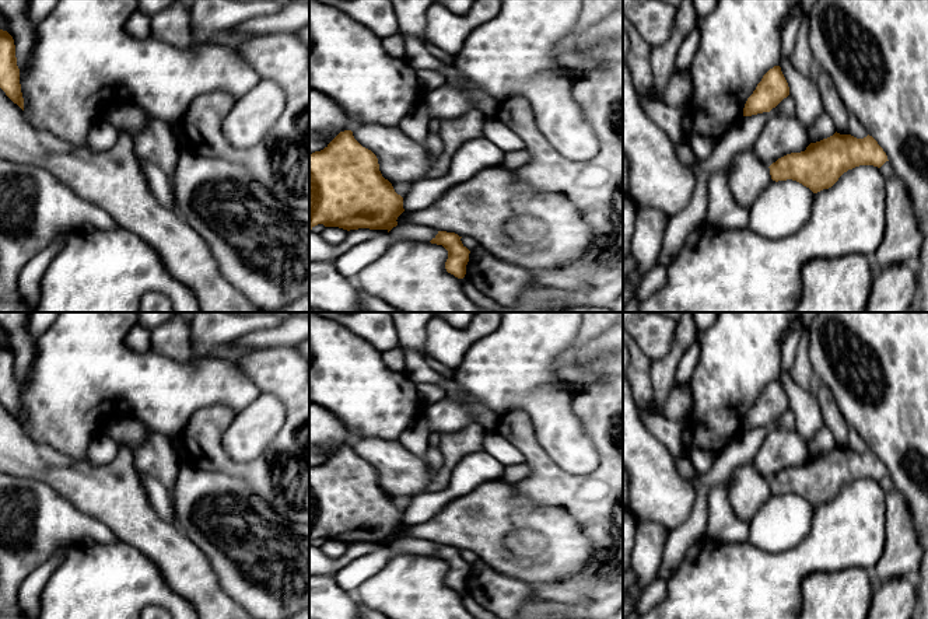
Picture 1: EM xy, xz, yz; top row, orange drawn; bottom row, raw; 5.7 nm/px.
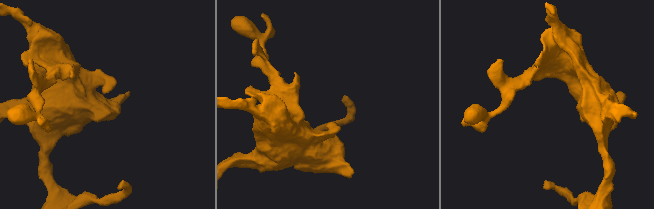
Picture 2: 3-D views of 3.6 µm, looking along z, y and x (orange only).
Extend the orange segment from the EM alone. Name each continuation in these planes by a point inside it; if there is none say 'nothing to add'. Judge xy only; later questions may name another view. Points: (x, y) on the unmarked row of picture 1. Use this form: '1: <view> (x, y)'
nothing to add

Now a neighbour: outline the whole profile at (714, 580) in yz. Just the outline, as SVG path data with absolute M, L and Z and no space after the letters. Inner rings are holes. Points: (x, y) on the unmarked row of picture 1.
M873 479L844 486L829 503L813 508L809 534L794 548L768 553L746 541L721 543L707 535L686 550L668 581L666 595L640 619L798 619L802 581L817 571L851 567L872 570L886 542L886 492Z

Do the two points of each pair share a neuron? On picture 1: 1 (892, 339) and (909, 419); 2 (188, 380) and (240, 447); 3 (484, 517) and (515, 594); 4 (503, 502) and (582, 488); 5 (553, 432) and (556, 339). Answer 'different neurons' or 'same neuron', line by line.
1: same neuron
2: different neurons
3: different neurons
4: different neurons
5: same neuron

